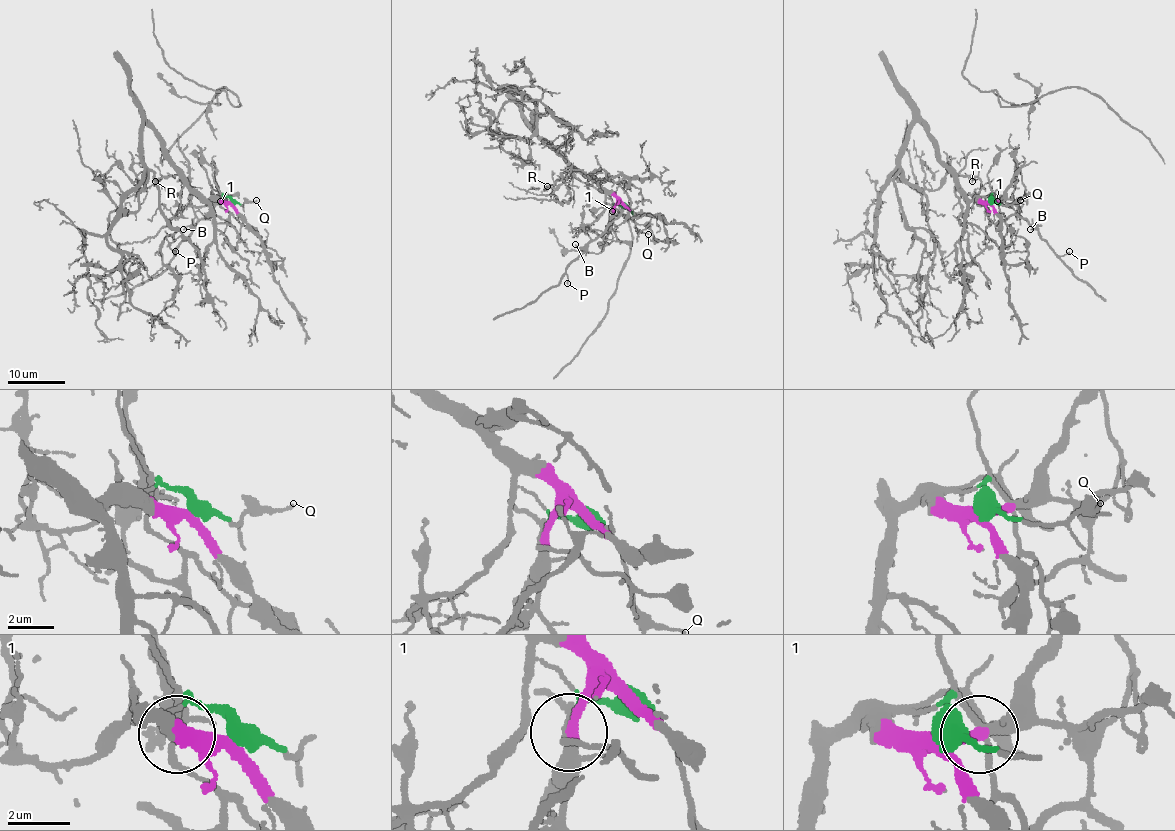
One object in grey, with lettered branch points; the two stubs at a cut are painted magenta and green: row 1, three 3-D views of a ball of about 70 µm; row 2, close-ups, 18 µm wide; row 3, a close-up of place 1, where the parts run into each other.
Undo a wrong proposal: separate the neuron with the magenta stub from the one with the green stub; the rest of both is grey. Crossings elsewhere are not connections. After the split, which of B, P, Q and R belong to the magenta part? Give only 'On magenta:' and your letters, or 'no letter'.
On magenta: R

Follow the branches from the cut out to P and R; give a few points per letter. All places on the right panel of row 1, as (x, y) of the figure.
P: (989, 202), (992, 195), (1001, 217), (1008, 219), (1018, 215), (1025, 219), (1056, 255), (1064, 256), (1069, 252)
R: (989, 202), (969, 200), (958, 183), (956, 175), (974, 177), (972, 182)

